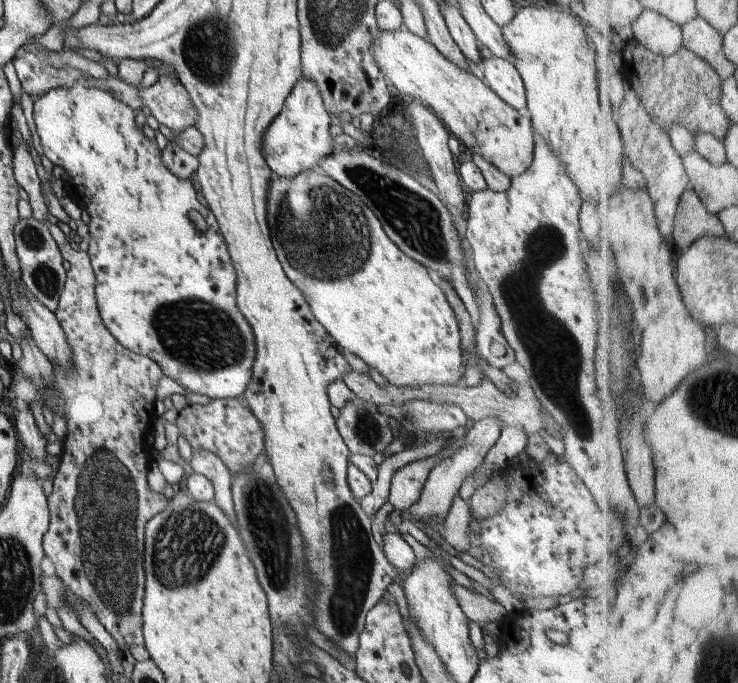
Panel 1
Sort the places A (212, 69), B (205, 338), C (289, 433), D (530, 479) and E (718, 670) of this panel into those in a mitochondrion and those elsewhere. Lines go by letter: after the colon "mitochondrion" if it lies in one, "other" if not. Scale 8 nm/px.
A: mitochondrion
B: mitochondrion
C: other
D: other
E: mitochondrion

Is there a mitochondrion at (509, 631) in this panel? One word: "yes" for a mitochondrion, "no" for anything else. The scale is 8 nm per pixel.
no

